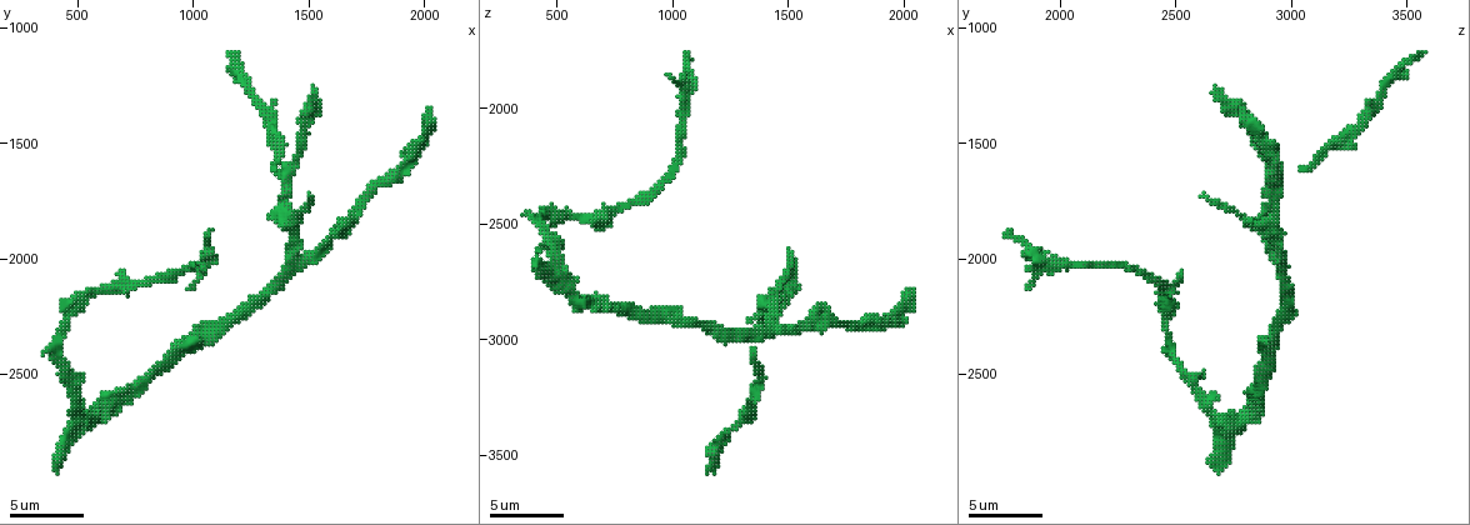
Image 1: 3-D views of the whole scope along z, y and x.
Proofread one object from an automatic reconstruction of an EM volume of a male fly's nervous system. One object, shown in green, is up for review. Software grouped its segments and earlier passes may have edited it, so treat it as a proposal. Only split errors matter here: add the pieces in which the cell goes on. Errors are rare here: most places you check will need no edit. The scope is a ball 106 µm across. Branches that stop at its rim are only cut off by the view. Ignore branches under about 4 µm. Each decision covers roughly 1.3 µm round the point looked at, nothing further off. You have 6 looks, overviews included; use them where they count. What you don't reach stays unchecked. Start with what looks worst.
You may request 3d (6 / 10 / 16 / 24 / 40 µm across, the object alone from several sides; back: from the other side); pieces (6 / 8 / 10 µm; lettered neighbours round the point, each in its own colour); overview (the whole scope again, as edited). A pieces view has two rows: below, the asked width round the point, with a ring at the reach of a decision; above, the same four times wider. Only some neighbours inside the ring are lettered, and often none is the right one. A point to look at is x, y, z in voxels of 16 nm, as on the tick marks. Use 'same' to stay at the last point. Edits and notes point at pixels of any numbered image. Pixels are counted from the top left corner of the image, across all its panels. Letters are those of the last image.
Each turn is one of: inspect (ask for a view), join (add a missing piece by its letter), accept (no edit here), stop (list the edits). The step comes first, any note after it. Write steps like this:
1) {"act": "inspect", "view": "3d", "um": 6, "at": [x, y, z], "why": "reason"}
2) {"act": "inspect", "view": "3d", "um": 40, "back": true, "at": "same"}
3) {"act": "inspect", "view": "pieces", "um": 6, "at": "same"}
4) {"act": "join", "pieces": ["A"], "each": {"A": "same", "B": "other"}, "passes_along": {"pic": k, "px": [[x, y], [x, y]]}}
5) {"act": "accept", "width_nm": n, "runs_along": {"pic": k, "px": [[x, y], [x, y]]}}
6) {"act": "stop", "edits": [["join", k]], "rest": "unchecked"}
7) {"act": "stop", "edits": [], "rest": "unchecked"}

{"act": "inspect", "view": "pieces", "um": 10, "at": [1500, 1720, 2610], "why": "branch stops here"}

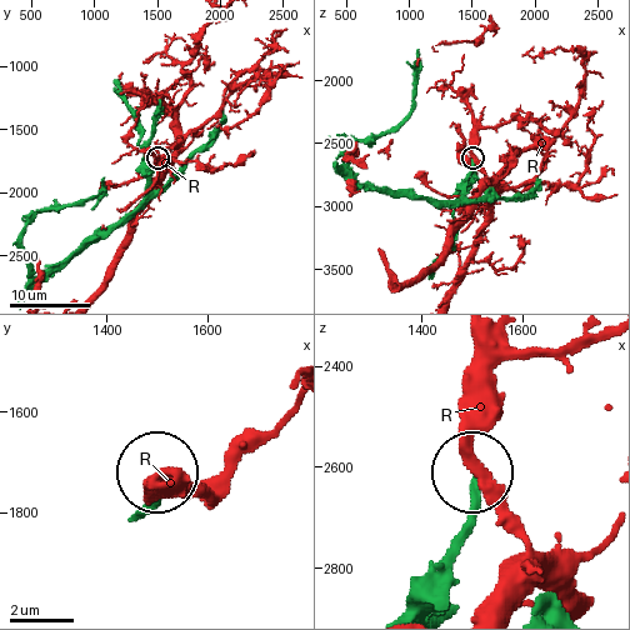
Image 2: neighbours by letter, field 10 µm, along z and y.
{"act": "accept", "each": {"R": "other"}, "runs_along": {"pic": 2, "px": [[393, 193], [456, 200], [473, 159]]}, "found": "no lettered piece goes on from it"}

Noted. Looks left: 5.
{"act": "inspect", "view": "3d", "um": 10, "at": [1150, 1110, 3560], "why": "branch stops here"}

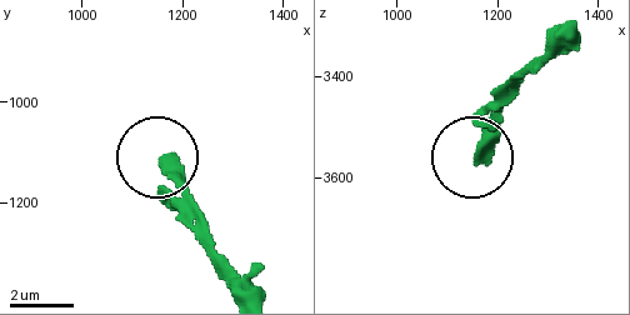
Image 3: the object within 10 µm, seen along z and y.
{"act": "inspect", "view": "pieces", "um": 10, "at": [1165, 1110, 3570]}

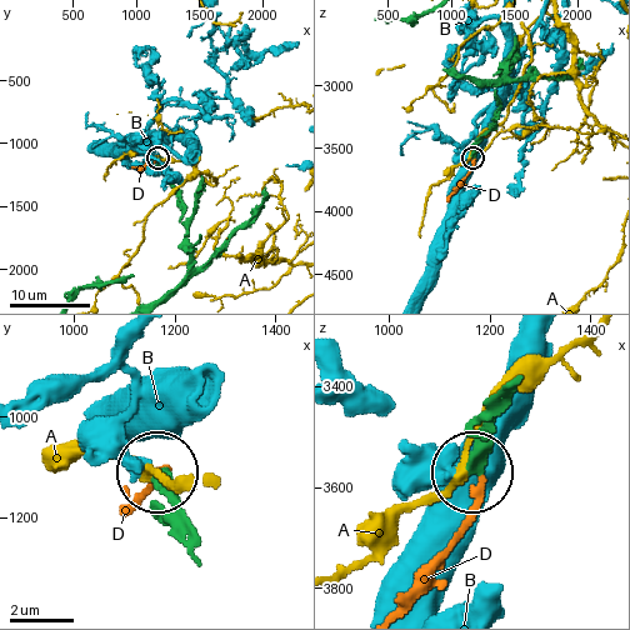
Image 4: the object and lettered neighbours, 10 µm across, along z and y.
{"act": "join", "pieces": ["D"], "each": {"A": "other", "B": "other", "D": "same"}, "found": "the cell continues"}

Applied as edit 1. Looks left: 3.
{"act": "inspect", "view": "overview"}

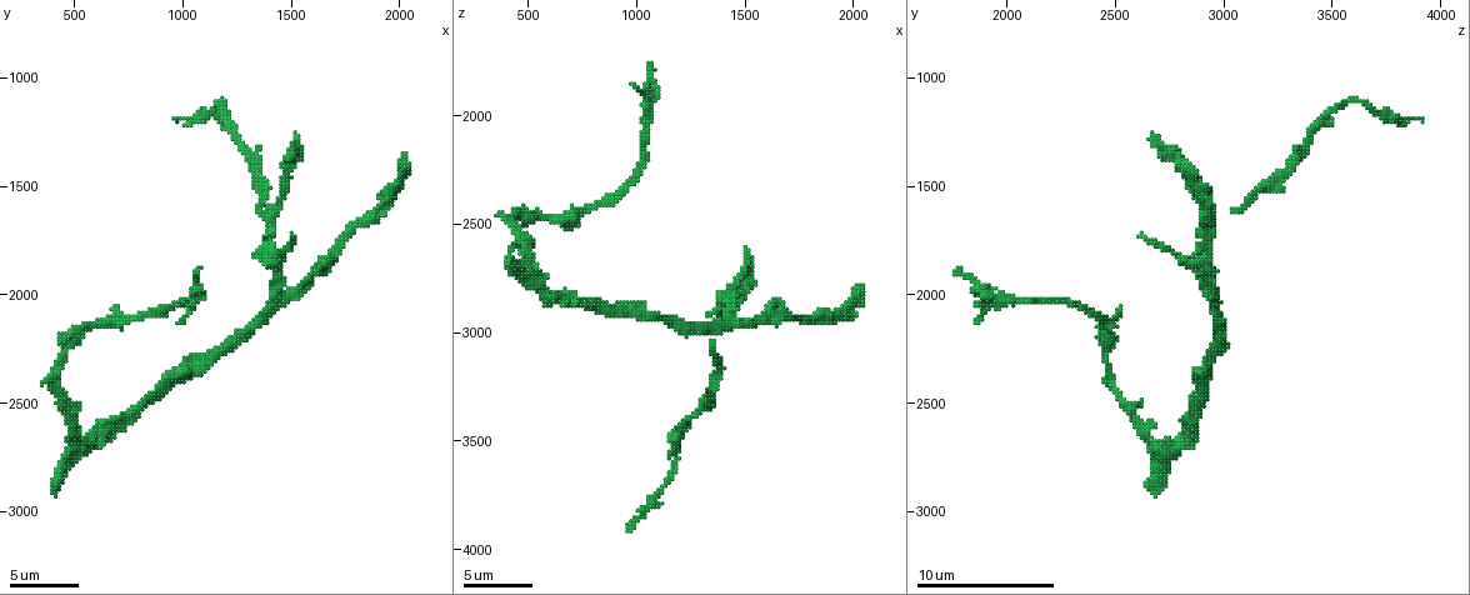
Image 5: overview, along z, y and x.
{"act": "inspect", "view": "pieces", "um": 8, "at": [970, 1200, 3920], "why": "branch stops here"}

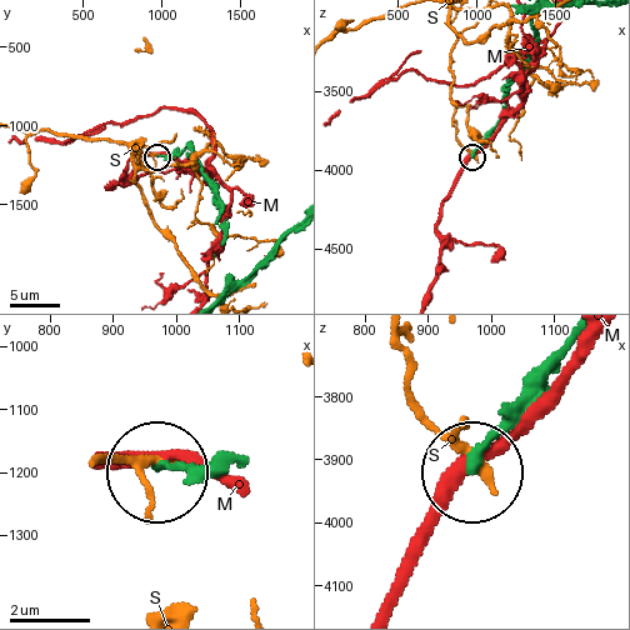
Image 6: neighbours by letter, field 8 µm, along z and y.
{"act": "accept", "each": {"M": "other", "S": "other"}, "found": "none of them fits"}

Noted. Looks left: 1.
{"act": "stop", "edits": [["join", 4]], "rest": "unchecked"}

